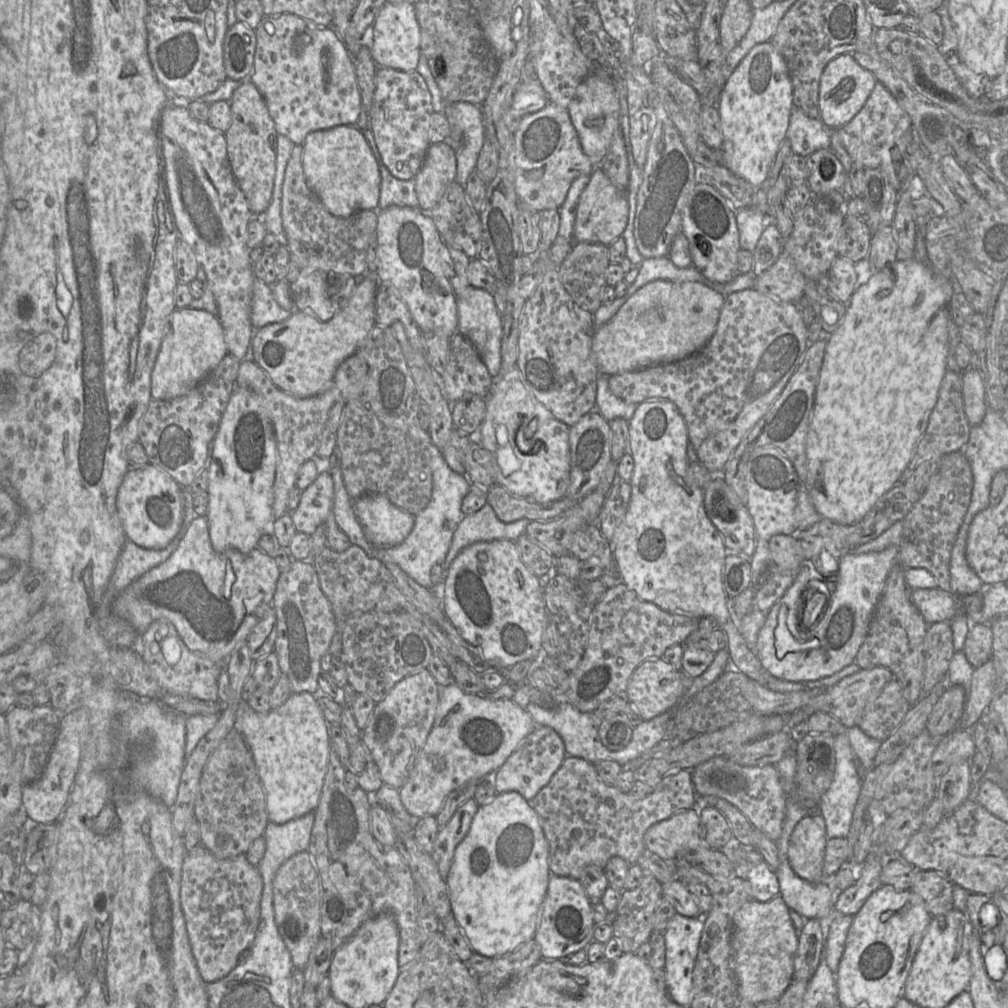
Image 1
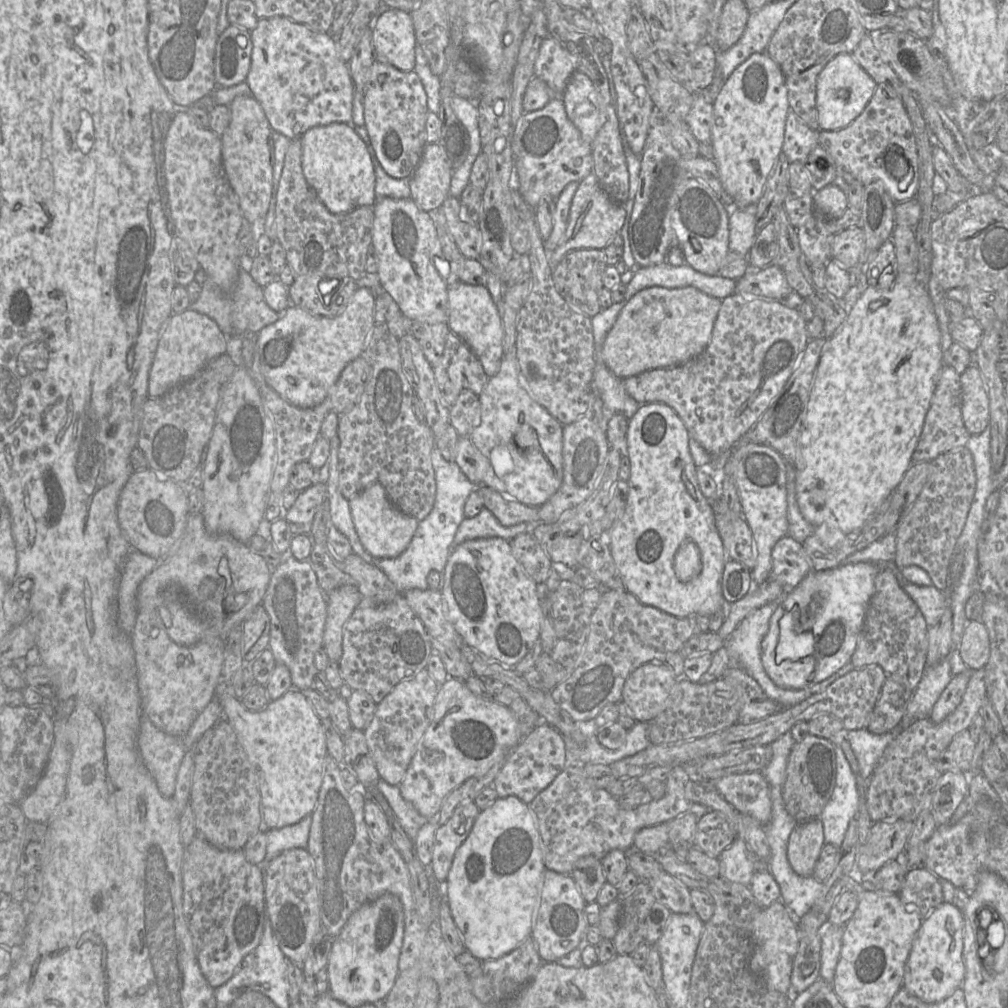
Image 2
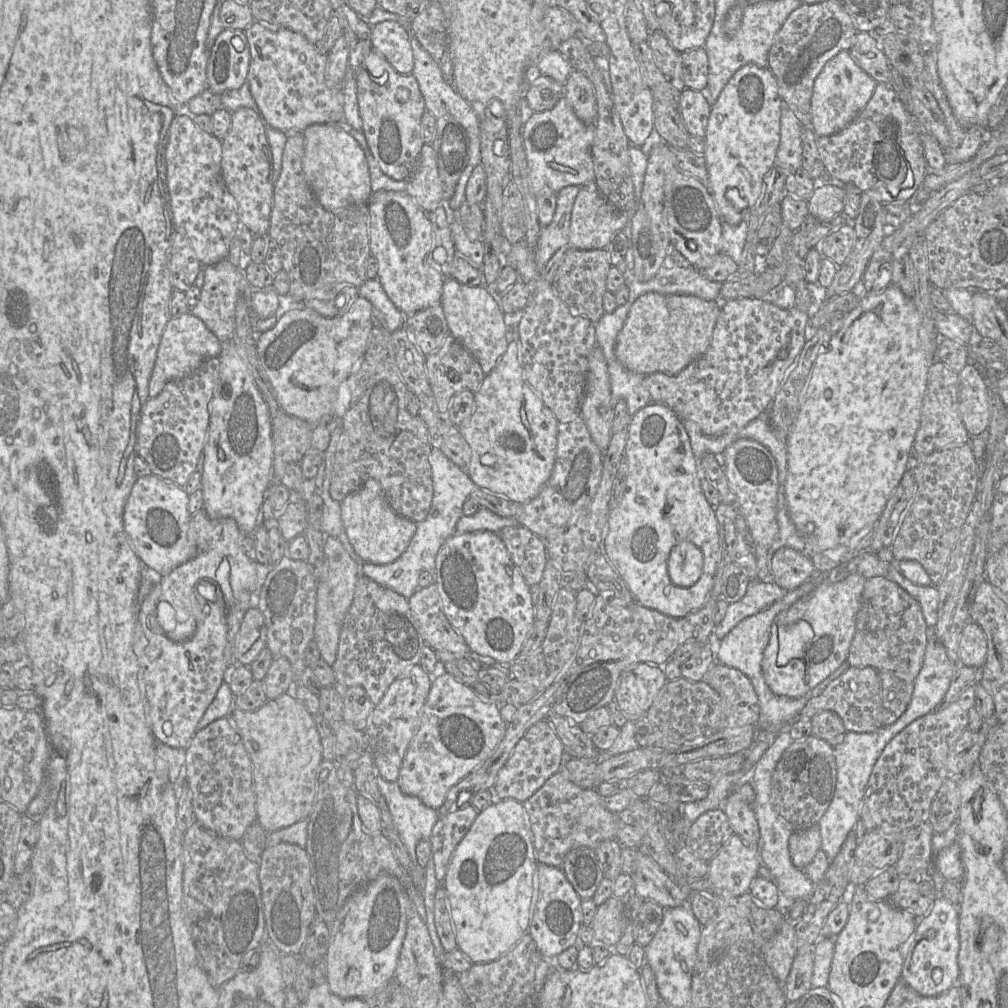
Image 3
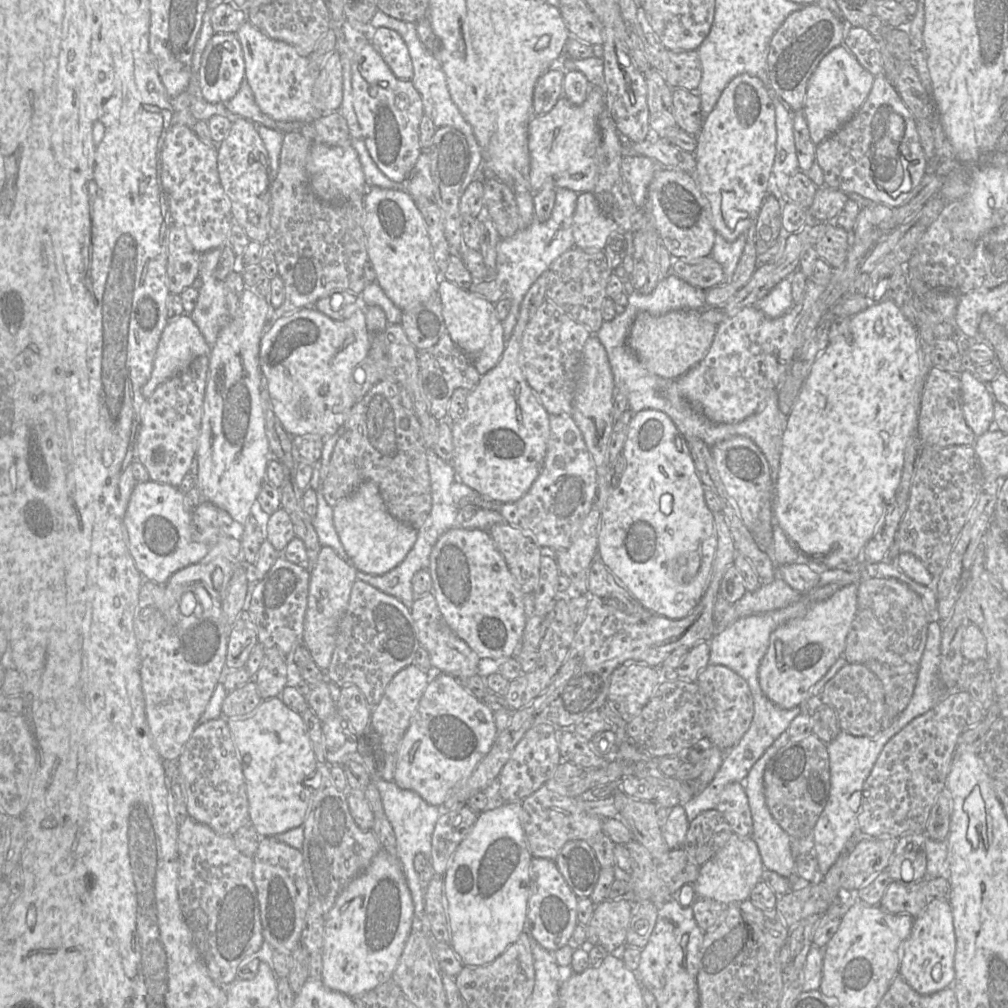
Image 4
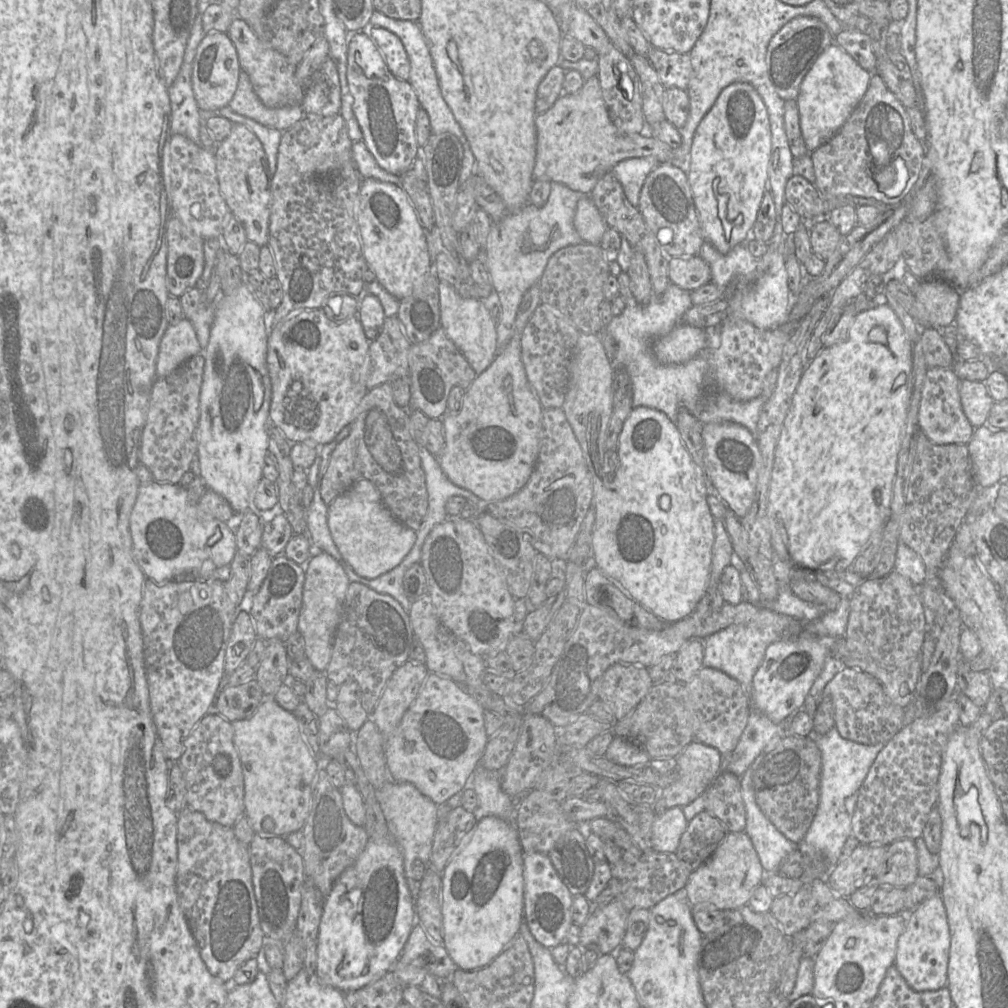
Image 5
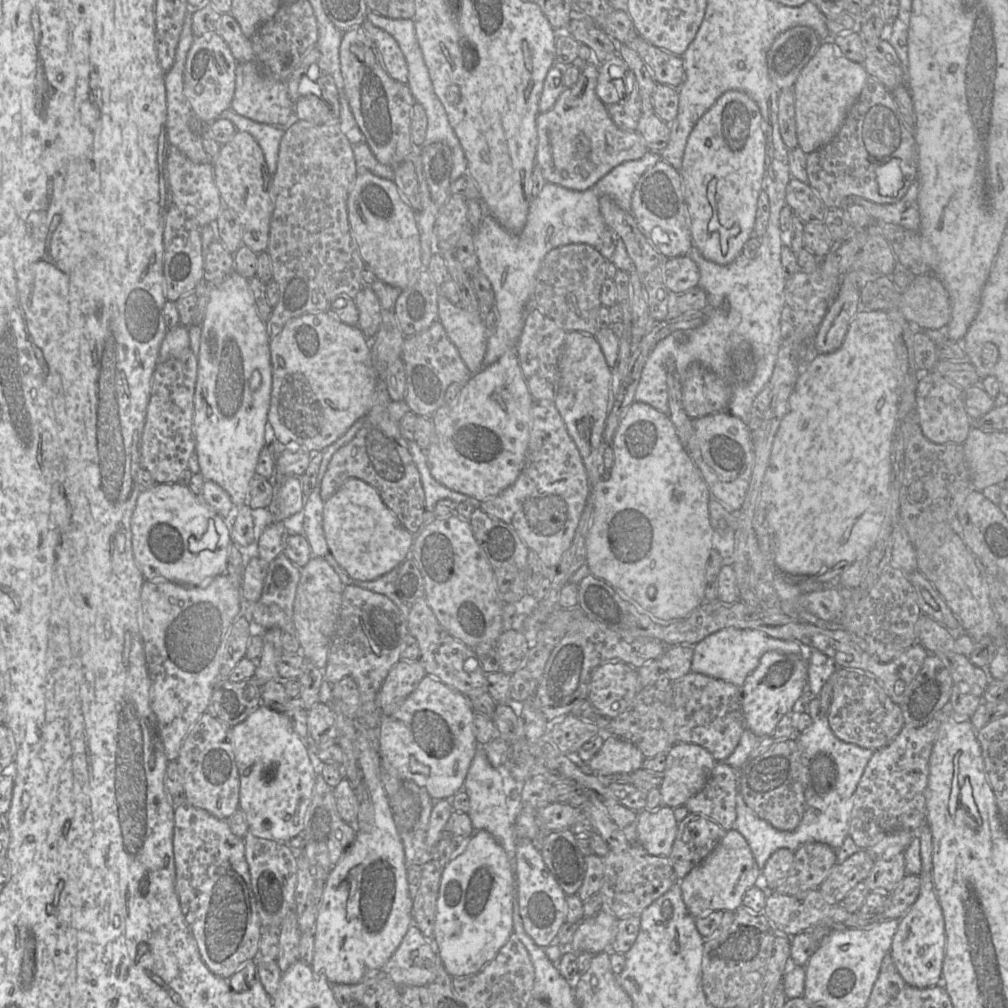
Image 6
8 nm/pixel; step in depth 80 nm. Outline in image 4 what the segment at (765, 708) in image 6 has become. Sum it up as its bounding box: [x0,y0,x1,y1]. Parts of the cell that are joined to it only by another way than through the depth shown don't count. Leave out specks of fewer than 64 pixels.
[758,584,858,709]

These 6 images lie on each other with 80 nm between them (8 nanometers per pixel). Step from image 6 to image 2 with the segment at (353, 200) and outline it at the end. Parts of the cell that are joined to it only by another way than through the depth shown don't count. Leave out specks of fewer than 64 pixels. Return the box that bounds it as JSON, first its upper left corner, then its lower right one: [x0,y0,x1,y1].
[372,199,448,324]

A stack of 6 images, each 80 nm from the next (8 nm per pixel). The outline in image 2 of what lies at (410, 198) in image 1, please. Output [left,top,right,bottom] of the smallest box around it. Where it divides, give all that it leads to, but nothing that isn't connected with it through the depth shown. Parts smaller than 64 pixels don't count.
[347,122,411,199]

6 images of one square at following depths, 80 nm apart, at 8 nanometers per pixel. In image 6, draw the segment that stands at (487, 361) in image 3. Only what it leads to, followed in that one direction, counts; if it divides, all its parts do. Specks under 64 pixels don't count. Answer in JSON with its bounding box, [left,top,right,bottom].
[438,294,487,374]

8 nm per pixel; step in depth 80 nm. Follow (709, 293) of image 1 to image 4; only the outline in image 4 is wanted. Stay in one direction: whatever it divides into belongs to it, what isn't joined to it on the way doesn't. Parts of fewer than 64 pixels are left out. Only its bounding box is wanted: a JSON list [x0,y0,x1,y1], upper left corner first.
[627,309,716,379]

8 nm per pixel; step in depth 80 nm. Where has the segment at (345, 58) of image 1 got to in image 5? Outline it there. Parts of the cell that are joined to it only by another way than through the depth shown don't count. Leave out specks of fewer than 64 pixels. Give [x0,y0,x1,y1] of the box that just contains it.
[227,17,305,108]

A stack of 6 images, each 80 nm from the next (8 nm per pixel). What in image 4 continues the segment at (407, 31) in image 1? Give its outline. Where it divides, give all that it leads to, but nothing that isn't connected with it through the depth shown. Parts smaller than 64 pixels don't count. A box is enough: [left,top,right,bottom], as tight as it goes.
[370,27,414,80]

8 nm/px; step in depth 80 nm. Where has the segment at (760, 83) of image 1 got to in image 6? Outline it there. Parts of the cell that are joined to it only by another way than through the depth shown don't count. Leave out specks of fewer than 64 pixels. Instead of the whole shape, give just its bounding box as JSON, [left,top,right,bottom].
[679,90,766,265]

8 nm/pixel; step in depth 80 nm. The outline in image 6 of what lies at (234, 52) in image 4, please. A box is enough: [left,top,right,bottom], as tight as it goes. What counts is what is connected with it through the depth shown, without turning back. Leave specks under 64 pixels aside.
[183,31,237,125]

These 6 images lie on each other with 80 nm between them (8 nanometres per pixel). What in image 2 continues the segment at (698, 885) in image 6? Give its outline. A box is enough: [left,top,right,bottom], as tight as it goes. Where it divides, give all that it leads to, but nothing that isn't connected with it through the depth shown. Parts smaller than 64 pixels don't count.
[717,837,756,885]

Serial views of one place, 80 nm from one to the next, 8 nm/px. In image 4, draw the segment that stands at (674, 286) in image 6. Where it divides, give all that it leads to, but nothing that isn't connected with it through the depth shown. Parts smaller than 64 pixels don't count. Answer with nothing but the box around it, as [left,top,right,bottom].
[671,256,726,290]

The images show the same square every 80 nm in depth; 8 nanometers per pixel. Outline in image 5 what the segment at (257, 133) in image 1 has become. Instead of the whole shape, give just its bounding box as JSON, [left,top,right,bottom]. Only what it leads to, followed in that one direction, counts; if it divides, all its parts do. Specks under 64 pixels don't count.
[214,124,272,245]

